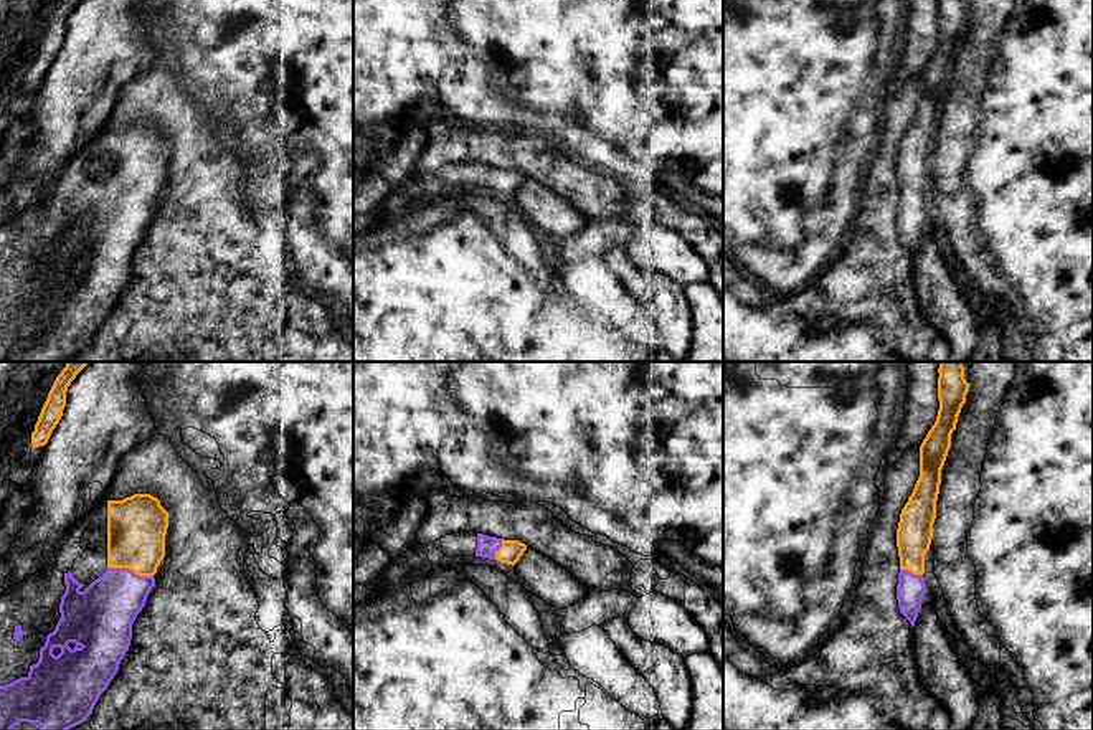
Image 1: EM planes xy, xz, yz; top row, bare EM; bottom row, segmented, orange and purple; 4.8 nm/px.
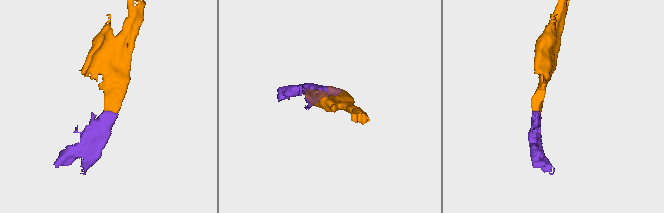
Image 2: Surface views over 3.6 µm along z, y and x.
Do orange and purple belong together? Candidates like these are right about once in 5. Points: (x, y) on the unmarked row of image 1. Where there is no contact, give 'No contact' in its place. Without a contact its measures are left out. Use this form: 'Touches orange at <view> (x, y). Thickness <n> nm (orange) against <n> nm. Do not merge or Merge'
Touches orange at xy (131, 199). Thickness 280 nm (orange) against 300 nm. Merge

